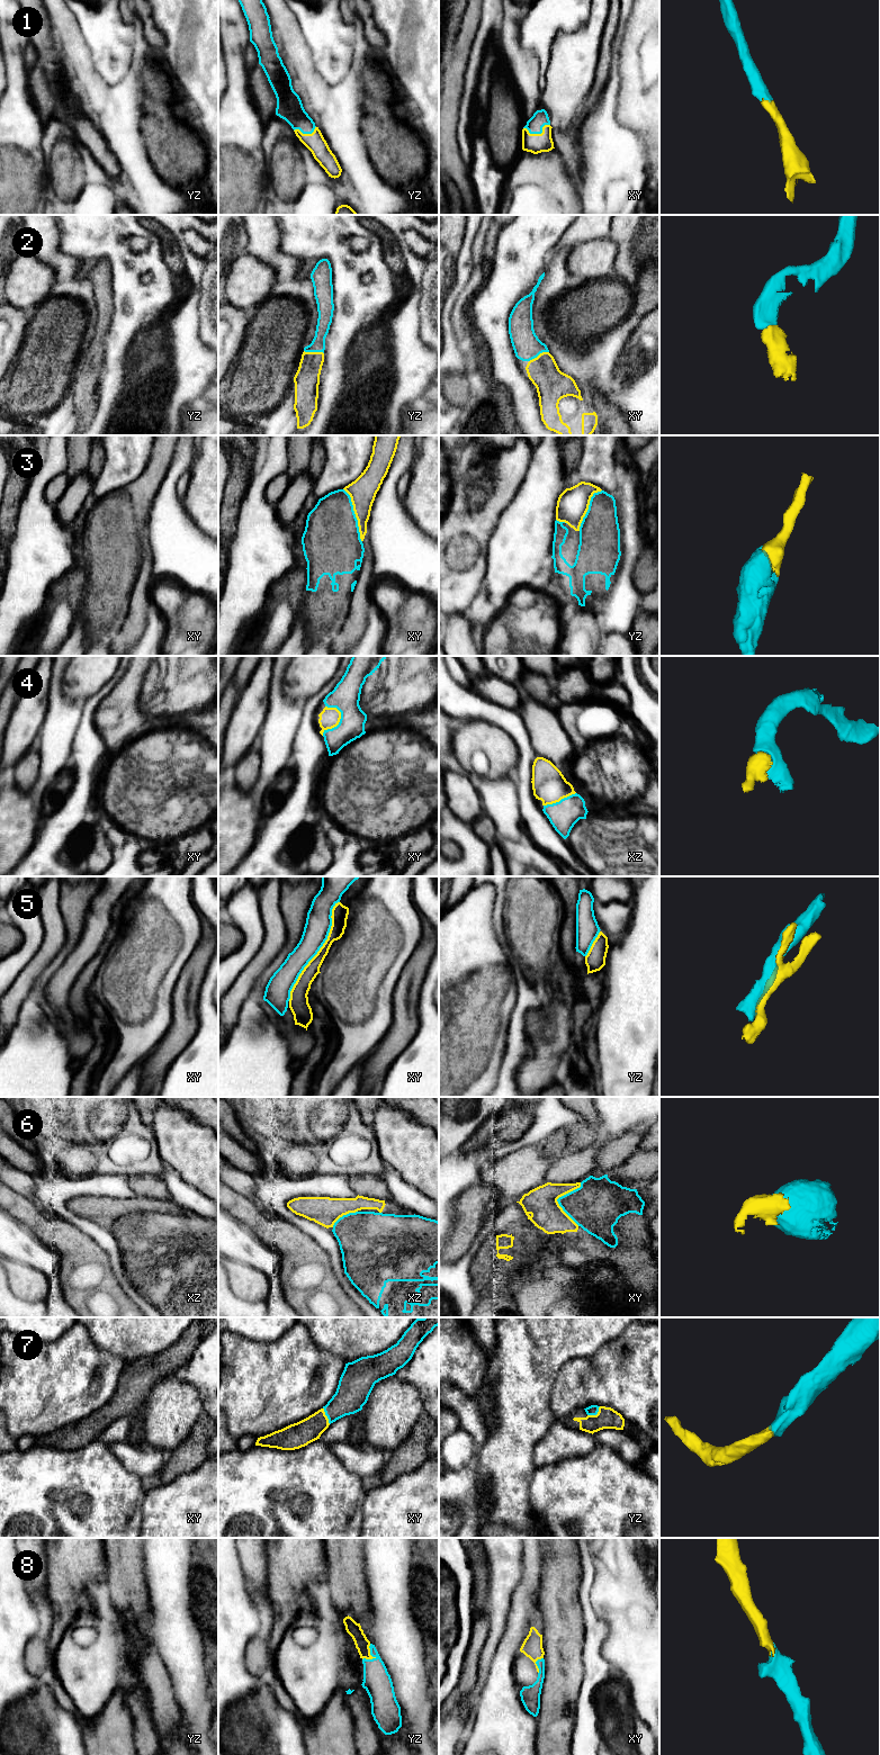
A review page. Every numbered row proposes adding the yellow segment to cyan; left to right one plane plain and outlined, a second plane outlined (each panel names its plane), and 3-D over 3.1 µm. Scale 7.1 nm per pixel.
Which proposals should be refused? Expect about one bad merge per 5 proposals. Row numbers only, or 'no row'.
5

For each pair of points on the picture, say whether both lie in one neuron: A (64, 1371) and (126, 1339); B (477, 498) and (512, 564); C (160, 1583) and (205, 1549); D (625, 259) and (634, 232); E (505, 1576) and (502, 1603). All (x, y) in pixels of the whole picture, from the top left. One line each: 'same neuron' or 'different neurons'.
A: different neurons
B: different neurons
C: different neurons
D: same neuron
E: same neuron

